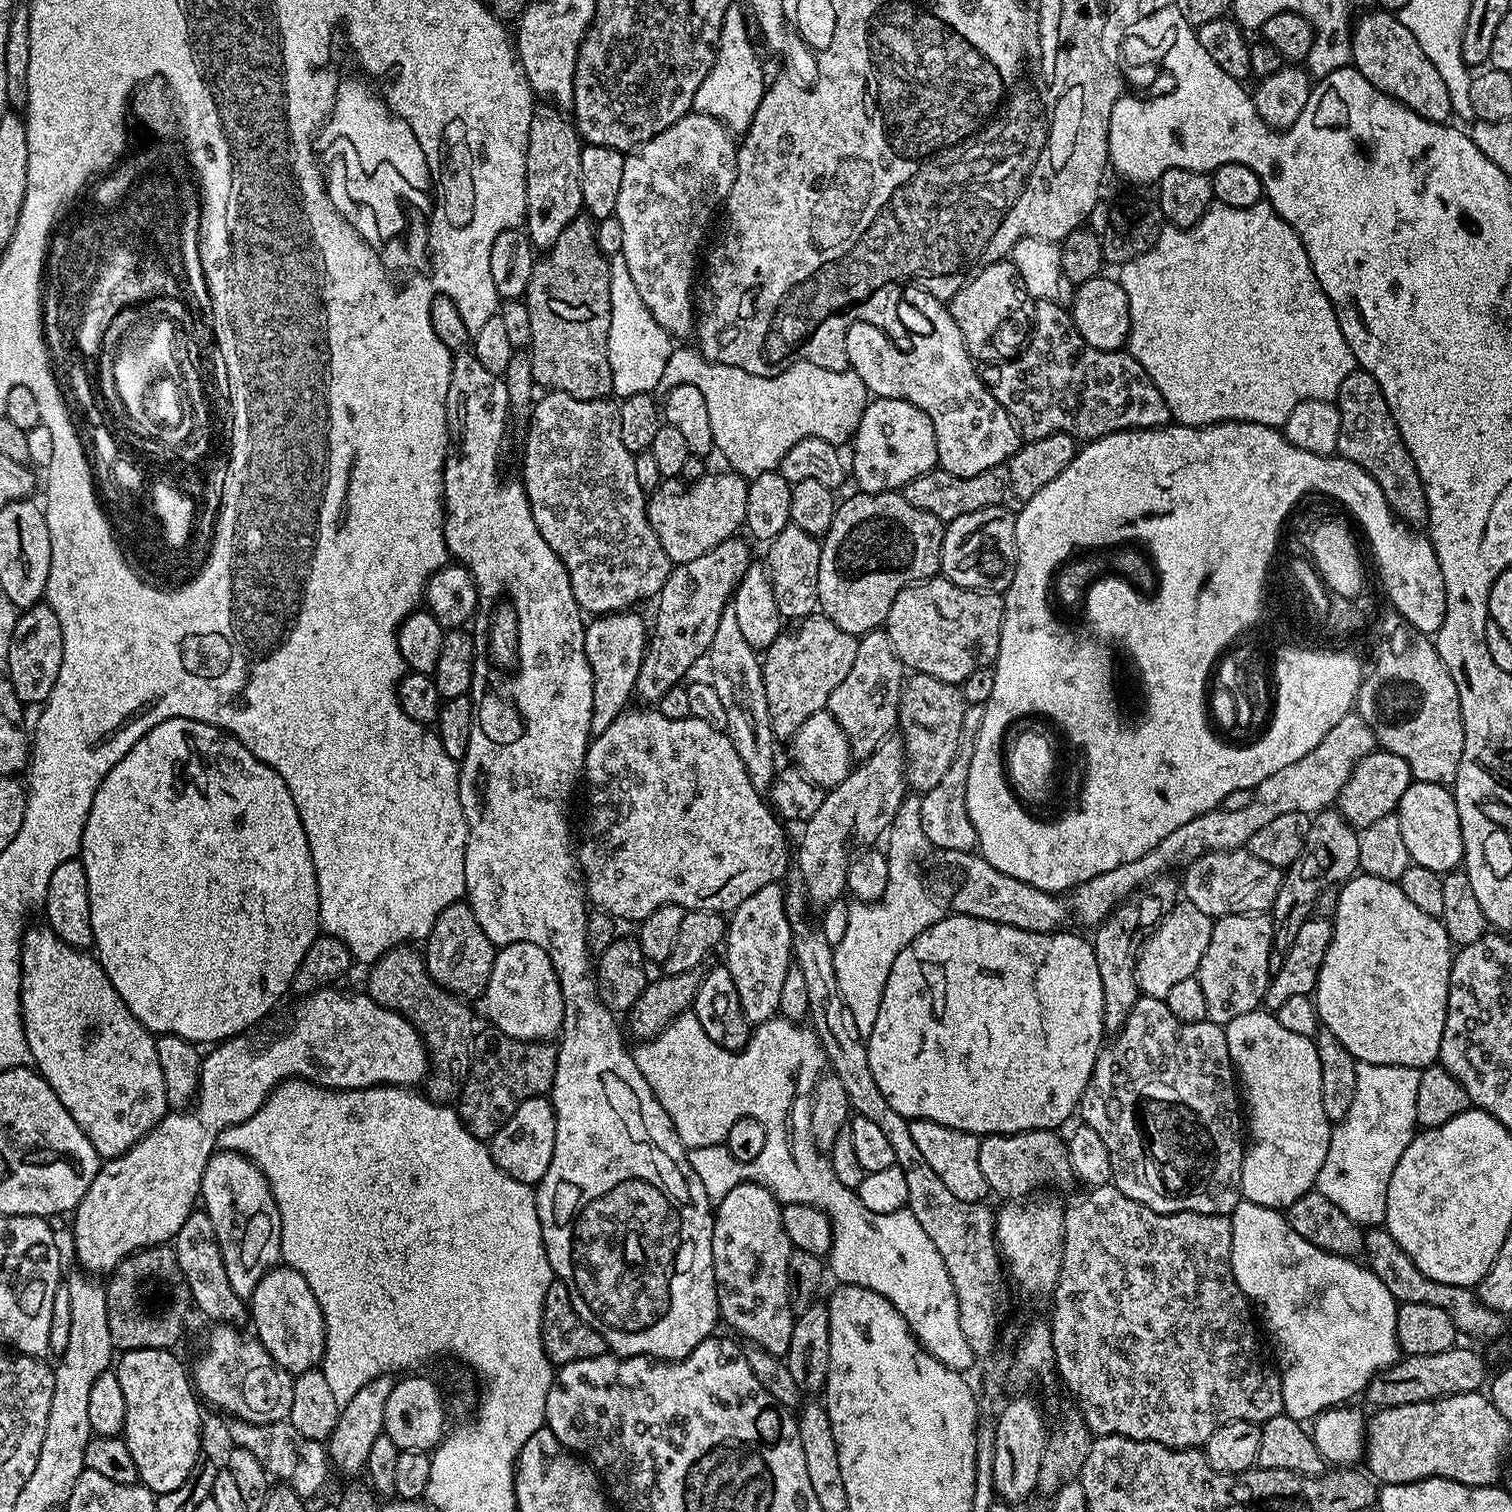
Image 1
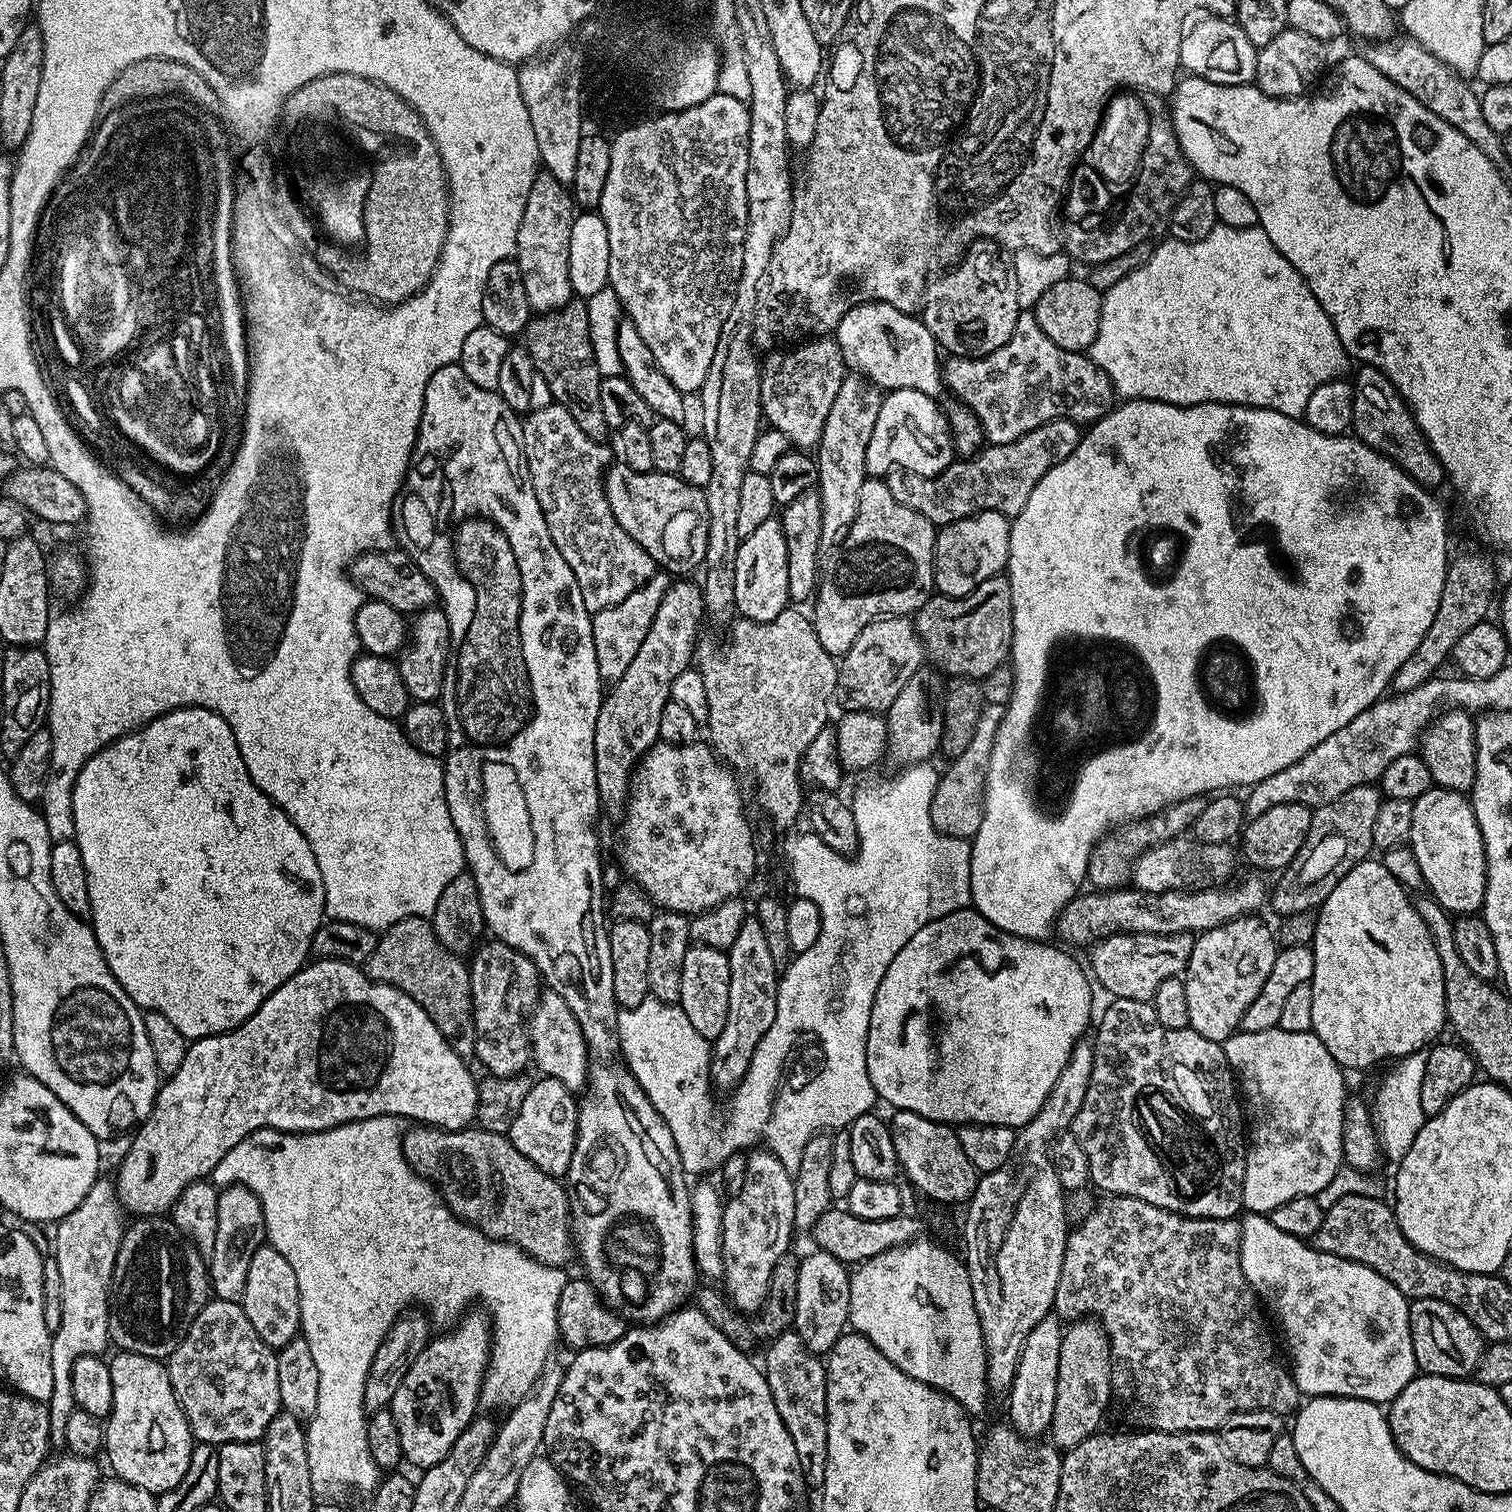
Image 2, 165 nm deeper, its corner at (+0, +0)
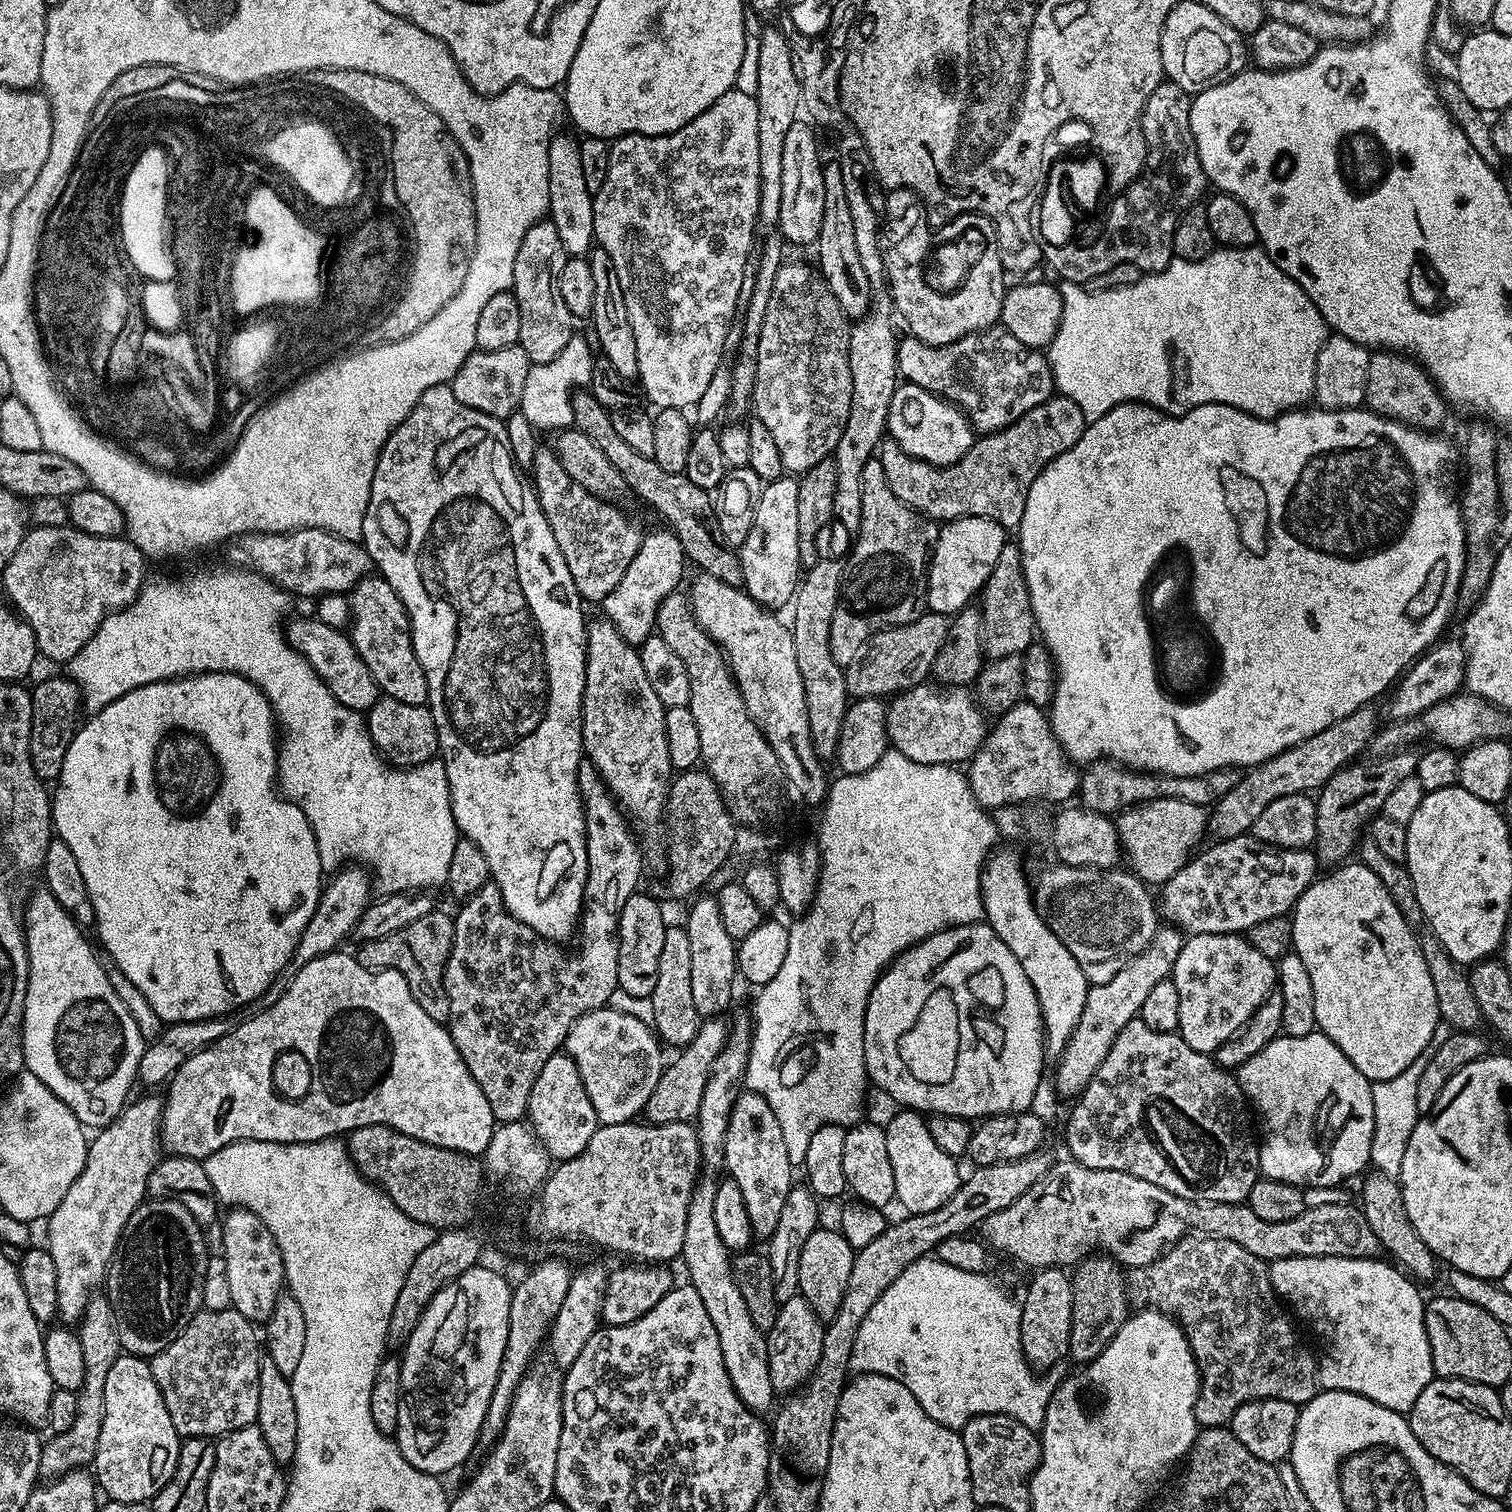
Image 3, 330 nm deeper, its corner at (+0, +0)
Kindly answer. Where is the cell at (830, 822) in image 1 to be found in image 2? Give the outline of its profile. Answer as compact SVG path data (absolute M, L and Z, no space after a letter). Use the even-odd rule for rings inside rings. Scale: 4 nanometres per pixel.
M921 666L902 686L902 694L894 698L889 706L886 719L888 722L887 755L897 760L897 765L923 764L933 759L932 755L940 752L942 730L944 729L944 689L946 680L935 667Z

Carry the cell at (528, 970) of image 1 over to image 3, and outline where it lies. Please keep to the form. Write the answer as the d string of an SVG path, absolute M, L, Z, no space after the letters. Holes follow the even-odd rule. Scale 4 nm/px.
M610 1006L582 1014L582 1018L572 1023L563 1047L568 1056L574 1058L574 1066L578 1066L582 1086L586 1088L590 1106L594 1106L594 1114L600 1124L626 1124L635 1121L645 1111L645 1104L666 1067L666 1059L660 1053L662 1044L655 1031L645 1021Z

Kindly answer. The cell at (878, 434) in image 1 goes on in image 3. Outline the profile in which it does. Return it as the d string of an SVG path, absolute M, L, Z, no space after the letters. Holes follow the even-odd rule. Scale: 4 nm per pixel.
M907 382L897 387L890 402L887 435L906 454L931 464L953 464L967 454L974 443L972 421L949 400Z

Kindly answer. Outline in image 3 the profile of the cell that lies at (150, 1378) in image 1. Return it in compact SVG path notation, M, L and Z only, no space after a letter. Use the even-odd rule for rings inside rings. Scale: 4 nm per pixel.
M120 1355L114 1362L114 1366L110 1366L110 1374L106 1378L106 1418L102 1418L102 1434L98 1434L98 1450L94 1461L94 1479L99 1491L103 1495L105 1492L105 1497L108 1500L117 1500L127 1504L144 1504L152 1501L158 1494L158 1490L162 1490L162 1486L166 1486L166 1482L170 1482L170 1478L178 1466L178 1454L180 1453L181 1443L182 1437L176 1432L174 1423L170 1420L170 1413L166 1408L166 1402L163 1401L163 1394L159 1390L158 1383L154 1380L154 1374L151 1373L149 1361L143 1356Z

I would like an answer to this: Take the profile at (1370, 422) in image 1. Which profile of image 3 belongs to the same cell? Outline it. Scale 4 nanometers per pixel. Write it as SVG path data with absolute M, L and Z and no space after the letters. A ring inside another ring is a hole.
M1376 350L1370 358L1370 374L1366 378L1364 404L1379 416L1418 428L1421 432L1435 433L1448 416L1449 401L1445 400L1436 381L1431 379L1419 362L1407 354Z

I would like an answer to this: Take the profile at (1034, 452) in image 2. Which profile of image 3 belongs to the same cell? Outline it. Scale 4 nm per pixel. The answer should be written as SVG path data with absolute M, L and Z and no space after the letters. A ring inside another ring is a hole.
M1053 394L1042 406L1034 406L1034 410L1026 410L1022 418L1018 418L1010 426L1006 426L1001 432L989 432L981 435L972 445L972 449L958 462L953 464L931 464L925 460L914 458L906 454L890 438L880 441L878 459L882 462L882 470L886 470L886 482L890 490L904 504L909 504L915 512L927 516L929 520L947 522L977 516L978 518L990 518L998 522L1005 530L1019 529L1022 522L1022 514L1026 510L1026 498L1030 494L1030 486L1034 486L1034 478L1042 474L1042 470L1054 458L1058 458L1070 446L1082 438L1086 421L1078 402L1070 398Z

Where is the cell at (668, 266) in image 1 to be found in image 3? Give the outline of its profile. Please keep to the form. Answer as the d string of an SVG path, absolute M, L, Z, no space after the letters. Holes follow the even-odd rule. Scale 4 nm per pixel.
M733 90L733 91L731 91L731 92L727 92L727 93L726 93L726 94L722 94L722 98L718 98L718 102L714 102L714 106L710 106L710 107L709 107L709 108L707 108L707 110L706 110L706 111L705 111L705 112L703 112L703 113L702 113L702 114L698 114L698 118L694 118L694 119L693 119L693 120L691 120L691 121L690 121L690 123L689 123L689 124L687 124L687 125L686 125L686 126L682 126L682 127L681 127L681 128L679 128L679 129L678 129L678 130L674 130L674 131L673 131L673 132L671 132L671 133L670 133L670 134L666 134L666 135L665 135L665 136L637 136L637 135L635 135L635 136L621 136L621 137L619 137L619 138L617 138L617 139L615 139L615 140L613 140L613 141L611 141L611 144L610 144L610 170L606 170L606 182L602 182L602 186L601 186L601 187L600 187L600 189L598 189L598 190L597 190L597 191L596 191L596 192L595 192L595 193L594 193L594 195L593 195L593 198L592 198L592 205L593 205L593 206L594 206L594 240L595 240L595 243L596 243L596 244L597 244L597 245L599 245L599 247L602 247L602 248L604 248L604 249L605 249L605 250L606 250L606 254L610 254L610 258L611 258L611 259L612 259L612 260L613 260L613 262L614 262L614 270L618 270L618 286L622 286L622 298L626 298L626 314L630 314L630 326L631 326L631 327L632 327L632 329L633 329L633 330L634 330L634 346L635 346L635 347L636 347L636 354L637 354L637 358L638 358L638 370L637 370L637 371L636 371L636 374L637 374L637 377L638 377L638 384L639 384L639 387L640 387L640 388L641 388L641 389L642 389L642 392L643 392L643 388L642 388L642 387L644 387L644 392L645 392L645 394L646 394L646 395L648 395L648 400L649 400L649 402L650 402L650 403L652 403L652 404L656 404L656 405L655 405L655 407L656 407L656 408L657 408L657 409L661 409L661 408L678 408L678 409L681 409L681 410L688 410L688 409L691 409L691 408L692 408L692 407L693 407L693 406L695 406L695 404L696 404L696 403L697 403L697 402L698 402L698 401L699 401L699 398L700 398L700 397L701 397L701 396L702 396L702 394L703 394L703 393L705 393L705 391L706 391L706 386L708 386L708 385L709 385L709 383L710 383L710 378L713 378L713 376L714 376L714 372L715 372L715 371L716 371L716 370L718 370L718 368L719 368L719 366L720 366L720 364L721 364L721 363L722 363L722 361L723 361L723 360L724 360L724 356L723 356L723 342L724 342L724 341L725 341L725 339L726 339L726 334L727 334L727 332L728 332L728 331L729 331L729 330L730 330L730 328L731 328L731 327L732 327L732 326L733 326L733 325L734 325L734 321L735 321L735 320L736 320L736 319L737 319L737 316L738 316L738 309L739 309L739 308L740 308L740 307L741 307L741 304L742 304L742 297L741 297L741 294L740 294L740 291L741 291L741 290L742 290L742 278L743 278L743 277L744 277L744 276L745 276L745 275L746 275L746 273L747 273L747 272L748 272L748 271L749 271L749 268L750 268L750 260L749 260L749 264L748 264L748 255L750 255L750 254L751 254L751 252L752 252L752 239L754 239L754 238L755 238L755 236L756 236L756 232L757 232L757 233L758 233L758 202L759 202L759 201L760 201L760 171L759 171L759 170L758 170L758 106L757 106L757 105L756 105L756 97L755 97L755 96L751 96L751 95L750 95L750 94L742 94L742 93L741 93L741 92L738 92L738 91L735 91L735 90Z

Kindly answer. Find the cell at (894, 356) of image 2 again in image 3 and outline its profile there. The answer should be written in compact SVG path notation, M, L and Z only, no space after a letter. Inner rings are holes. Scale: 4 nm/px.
M839 163L824 164L824 181L826 182L826 207L822 209L822 230L818 234L814 251L820 259L818 271L828 283L830 294L838 298L838 306L850 318L859 318L872 303L872 291L862 270L862 261L858 258L858 250L854 243L854 225L850 215L850 206L846 203L846 193L842 183L842 170Z

